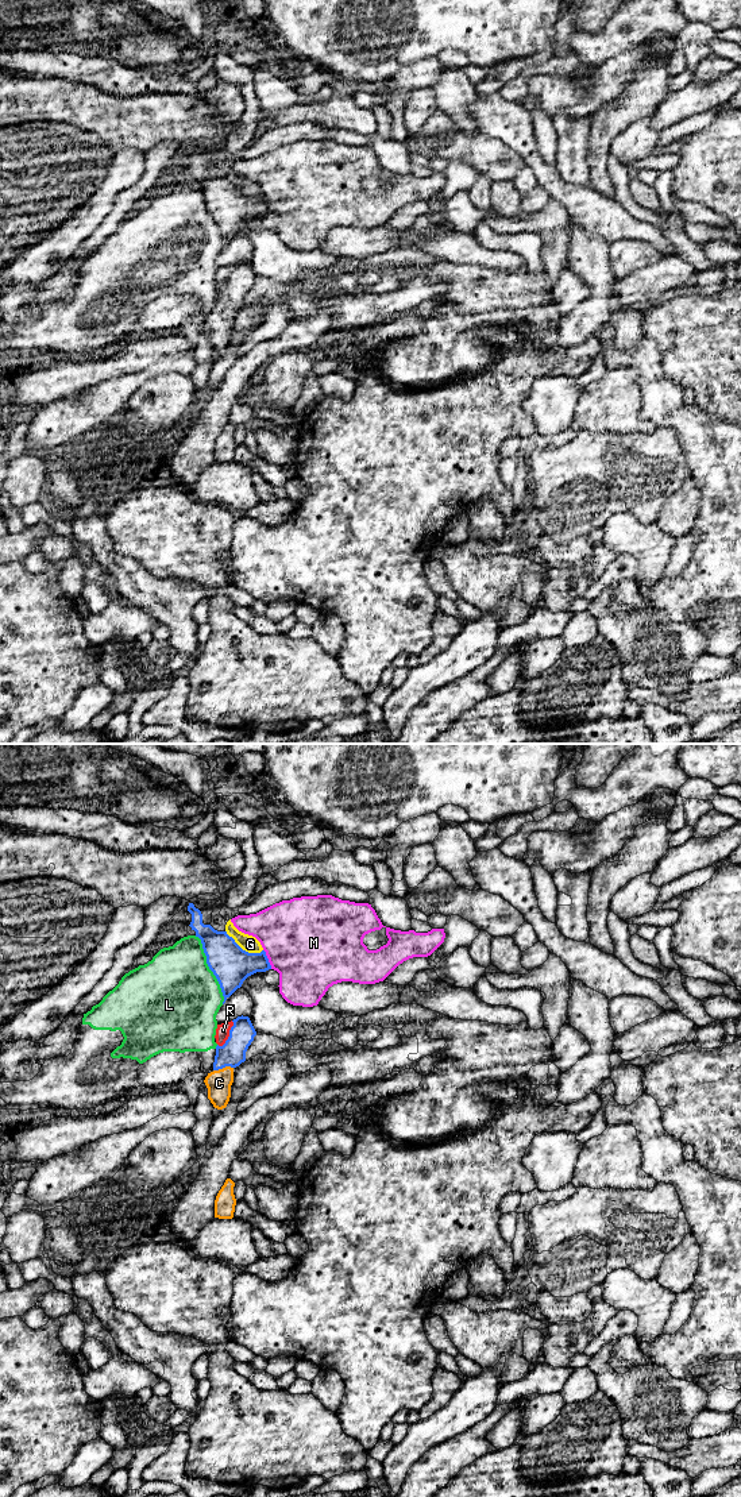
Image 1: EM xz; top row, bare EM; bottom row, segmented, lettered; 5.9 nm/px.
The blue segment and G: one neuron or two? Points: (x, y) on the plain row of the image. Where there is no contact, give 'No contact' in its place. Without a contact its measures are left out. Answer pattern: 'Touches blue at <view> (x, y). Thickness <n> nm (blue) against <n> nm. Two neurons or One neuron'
Touches blue at xz (242, 193). Thickness 240 nm (blue) against 100 nm. Two neurons

